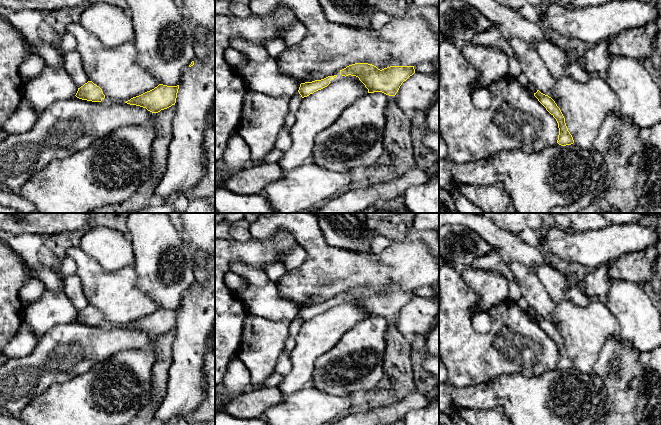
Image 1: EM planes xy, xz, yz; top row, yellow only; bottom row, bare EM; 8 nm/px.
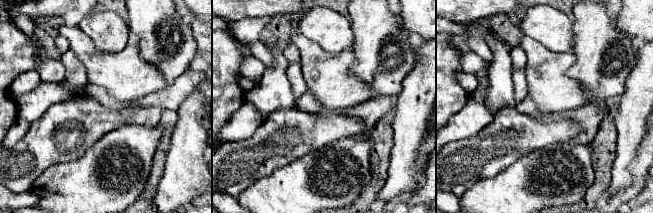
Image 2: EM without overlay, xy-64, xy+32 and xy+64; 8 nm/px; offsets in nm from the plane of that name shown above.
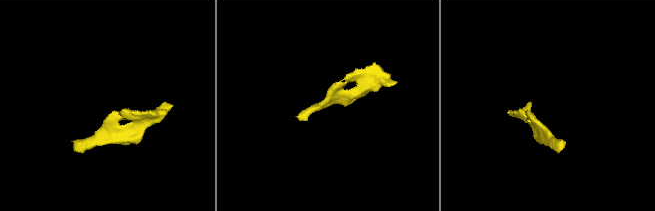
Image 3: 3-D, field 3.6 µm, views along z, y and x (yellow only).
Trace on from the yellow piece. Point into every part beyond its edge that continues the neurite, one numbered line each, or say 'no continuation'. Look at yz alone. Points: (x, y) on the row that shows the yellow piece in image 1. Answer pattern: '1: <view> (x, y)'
1: yz (533, 67)

